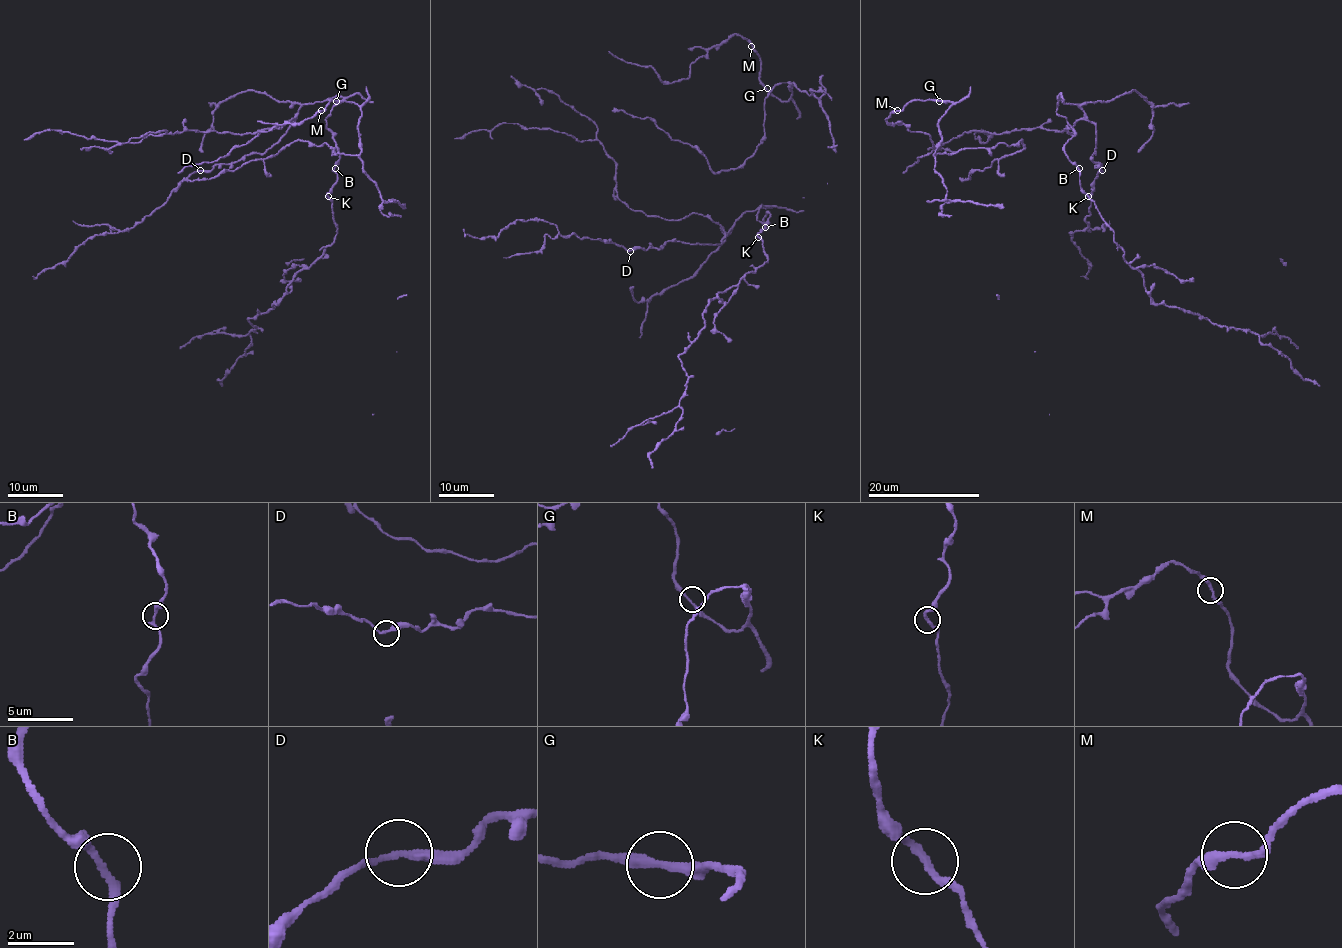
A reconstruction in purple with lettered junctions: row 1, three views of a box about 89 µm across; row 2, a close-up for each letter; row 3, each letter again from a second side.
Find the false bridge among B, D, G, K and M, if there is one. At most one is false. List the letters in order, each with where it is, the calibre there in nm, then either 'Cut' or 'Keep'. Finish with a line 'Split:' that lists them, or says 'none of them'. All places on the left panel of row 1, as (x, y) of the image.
B: Place: (335, 168). Thickness 240 nm. Keep
D: Place: (200, 170). Thickness 240 nm. Keep
G: Place: (336, 101). Thickness 240 nm. Keep
K: Place: (328, 196). Thickness 220 nm. Keep
M: Place: (321, 110). Thickness 240 nm. Keep
Split: none of them

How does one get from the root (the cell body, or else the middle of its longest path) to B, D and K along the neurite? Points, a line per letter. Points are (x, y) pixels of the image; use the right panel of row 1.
B: (1080, 108), (1058, 98), (1056, 112), (1066, 119), (1073, 131), (1065, 145), (1065, 155), (1079, 168)
D: (1080, 108), (1095, 126), (1093, 161), (1100, 163), (1100, 170), (1102, 170)
K: (1080, 108), (1058, 98), (1056, 112), (1073, 131), (1065, 155), (1077, 168), (1079, 184), (1088, 197)

